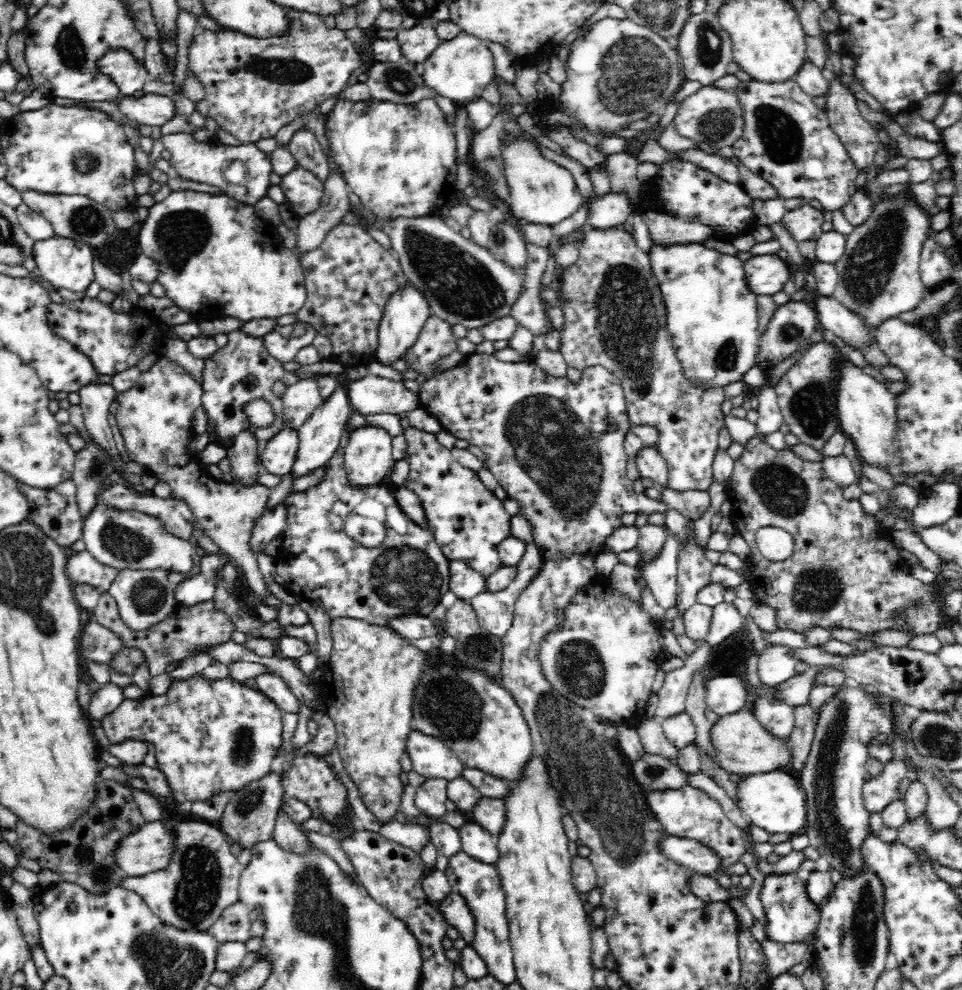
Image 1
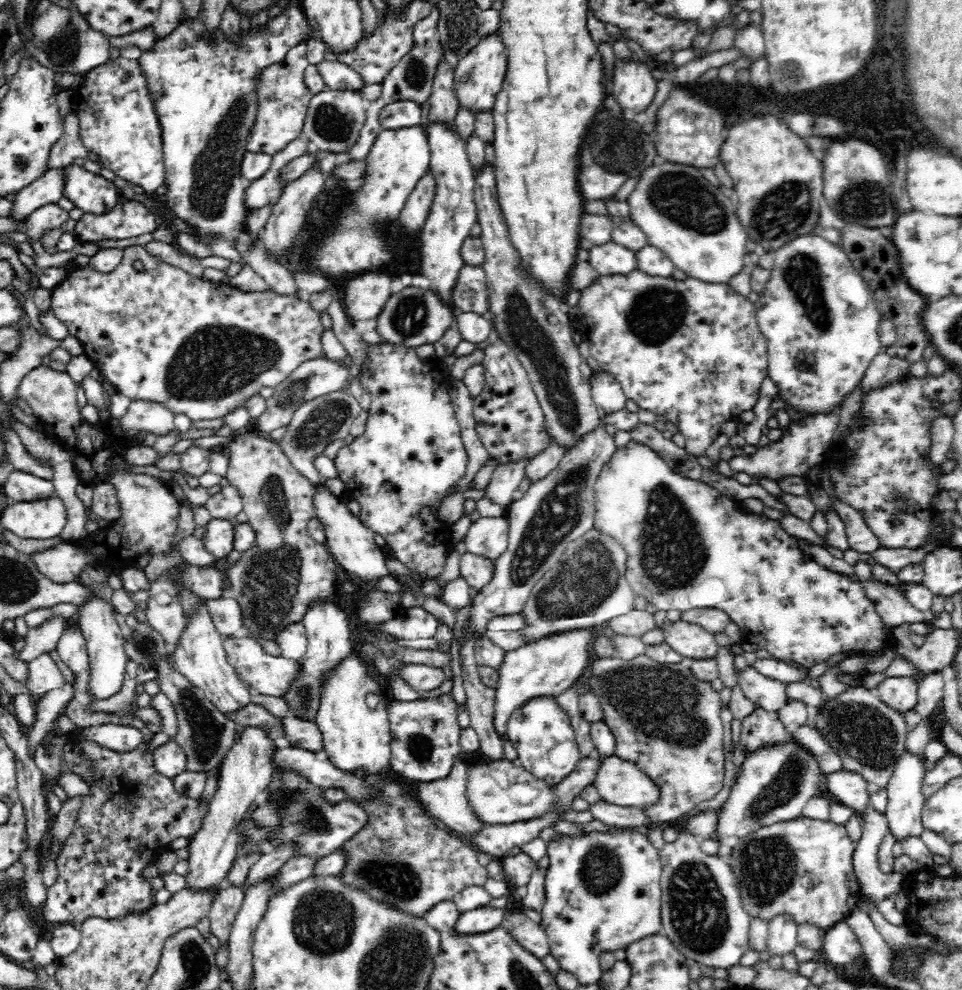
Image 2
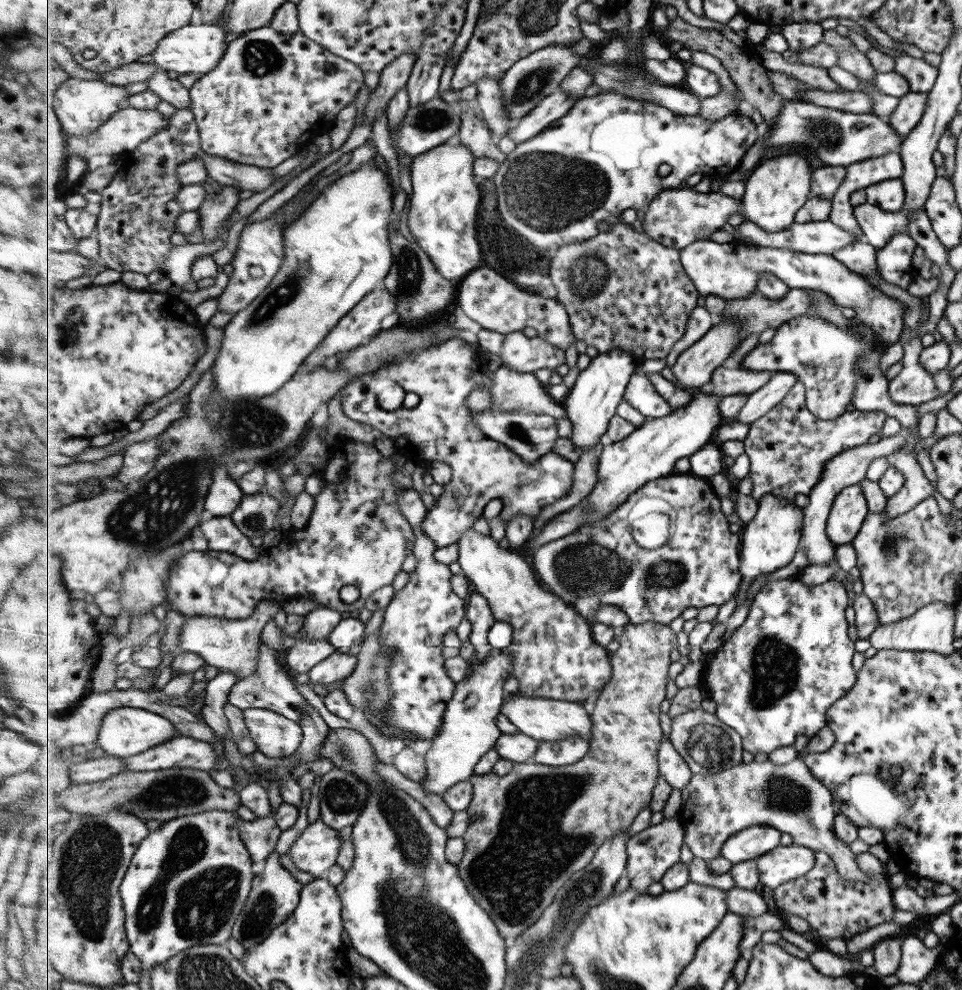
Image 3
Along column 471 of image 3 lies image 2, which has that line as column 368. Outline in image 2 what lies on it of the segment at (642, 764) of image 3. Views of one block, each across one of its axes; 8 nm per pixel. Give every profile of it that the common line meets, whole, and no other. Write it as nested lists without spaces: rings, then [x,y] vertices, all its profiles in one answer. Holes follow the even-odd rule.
[[[390,774],[376,778],[366,777],[365,780],[381,788],[381,797],[361,804],[367,810],[368,824],[343,845],[349,852],[349,859],[340,875],[347,884],[358,885],[359,888],[366,889],[376,900],[391,901],[392,904],[399,905],[404,912],[422,917],[436,902],[452,901],[453,896],[467,886],[483,886],[489,876],[486,867],[476,858],[478,850],[430,816],[416,801],[406,782]]]

